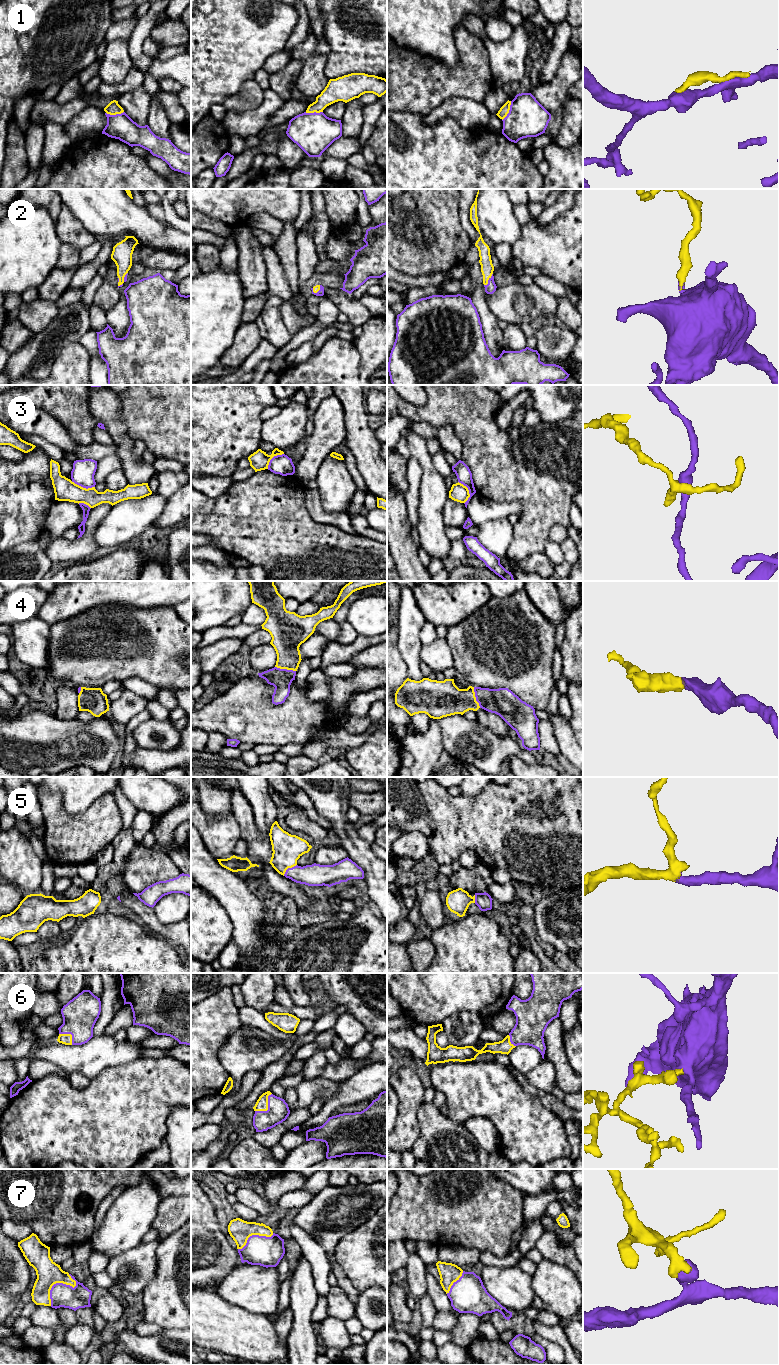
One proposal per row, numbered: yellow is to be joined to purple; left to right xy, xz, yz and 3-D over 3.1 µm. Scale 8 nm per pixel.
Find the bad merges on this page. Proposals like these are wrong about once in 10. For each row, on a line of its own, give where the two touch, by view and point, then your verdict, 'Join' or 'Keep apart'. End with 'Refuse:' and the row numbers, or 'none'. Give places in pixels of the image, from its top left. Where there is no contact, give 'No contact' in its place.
1: Touches purple at yz (509, 111). Join
2: Touches purple at yz (488, 280). Join
3: Touches purple at yz (469, 491). Keep apart
4: Touches purple at xz (285, 669). Join
5: Touches purple at xz (288, 868). Join
6: Touches purple at xz (268, 1107). Join
7: Touches purple at xy (59, 1283). Join
Refuse: 3

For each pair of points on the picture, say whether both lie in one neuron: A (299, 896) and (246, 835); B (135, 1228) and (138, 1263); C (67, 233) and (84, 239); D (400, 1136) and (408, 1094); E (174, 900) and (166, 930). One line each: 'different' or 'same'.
A: same
B: different
C: same
D: same
E: different

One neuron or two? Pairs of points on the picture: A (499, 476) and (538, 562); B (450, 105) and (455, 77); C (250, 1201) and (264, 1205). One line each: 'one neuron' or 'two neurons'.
A: two neurons
B: two neurons
C: one neuron

